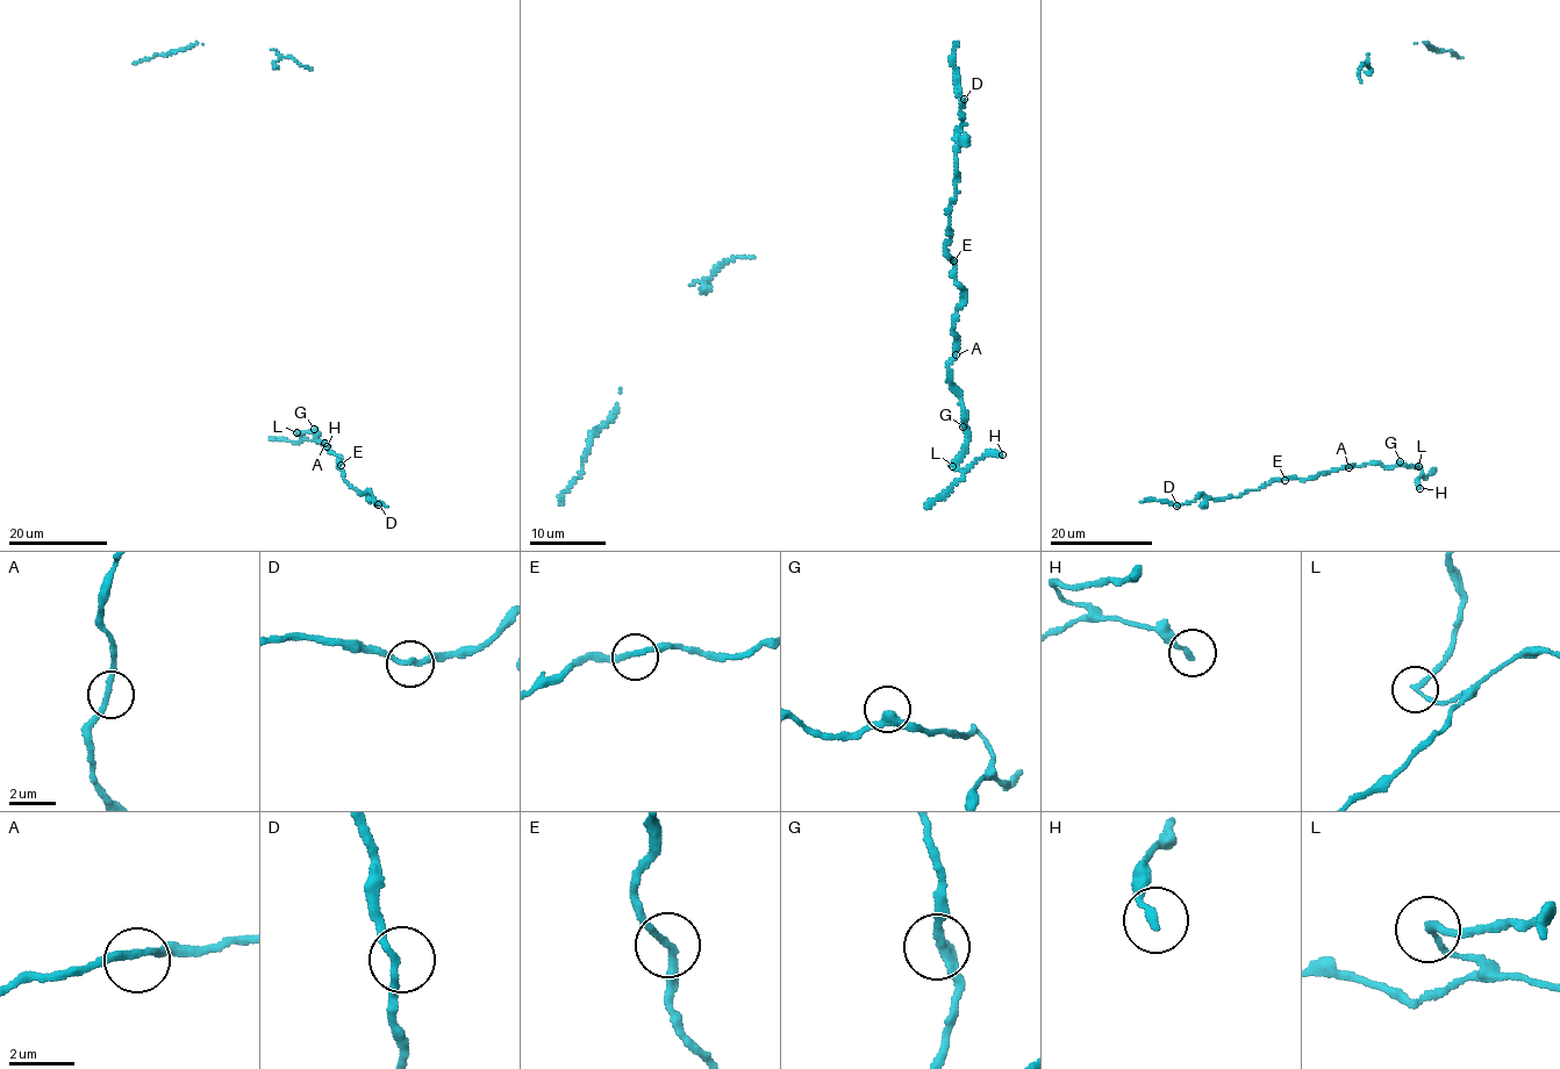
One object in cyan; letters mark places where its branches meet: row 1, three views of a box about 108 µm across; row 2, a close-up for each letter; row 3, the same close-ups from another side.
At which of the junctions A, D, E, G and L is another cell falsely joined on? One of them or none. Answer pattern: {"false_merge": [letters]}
{"false_merge": ["L"]}

